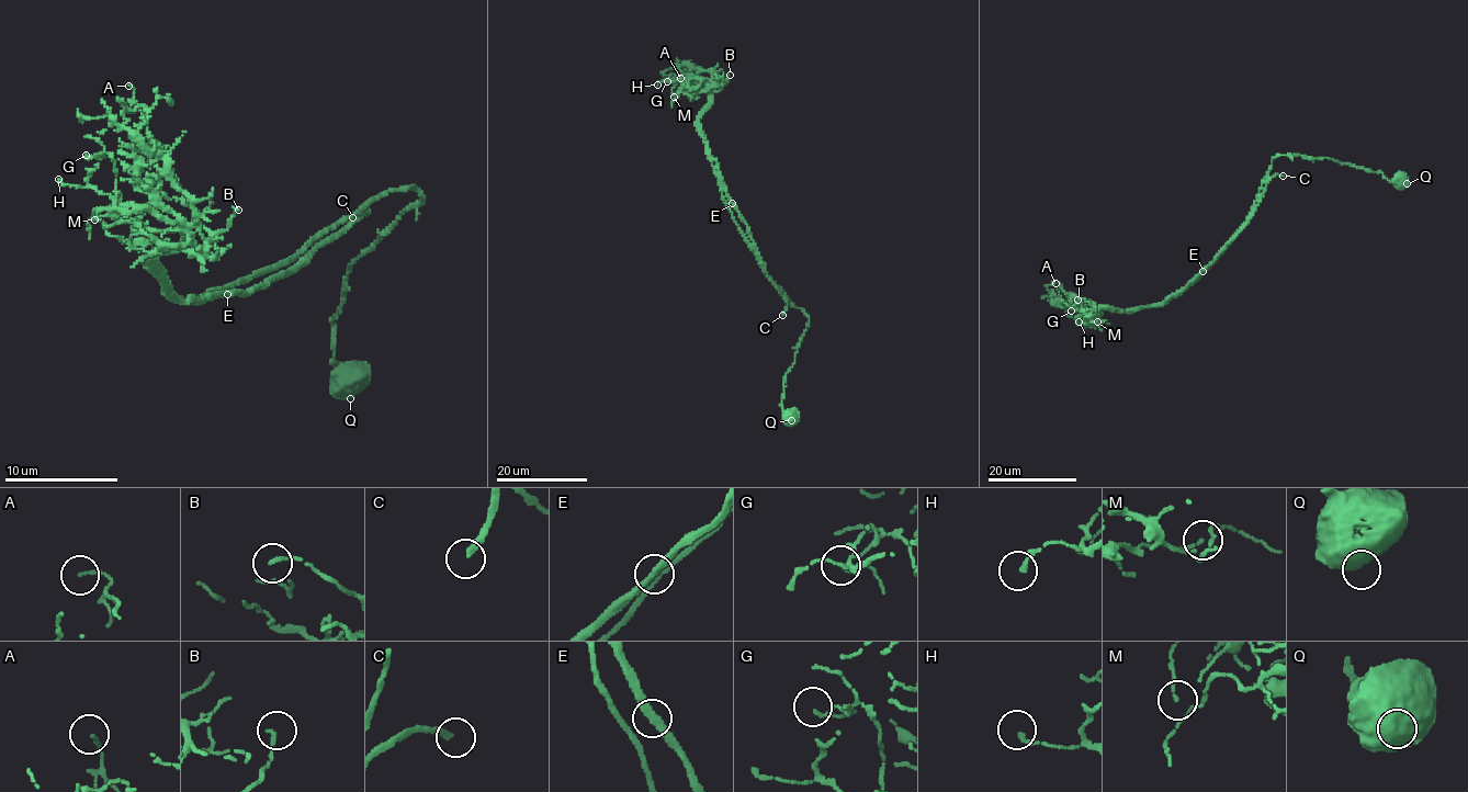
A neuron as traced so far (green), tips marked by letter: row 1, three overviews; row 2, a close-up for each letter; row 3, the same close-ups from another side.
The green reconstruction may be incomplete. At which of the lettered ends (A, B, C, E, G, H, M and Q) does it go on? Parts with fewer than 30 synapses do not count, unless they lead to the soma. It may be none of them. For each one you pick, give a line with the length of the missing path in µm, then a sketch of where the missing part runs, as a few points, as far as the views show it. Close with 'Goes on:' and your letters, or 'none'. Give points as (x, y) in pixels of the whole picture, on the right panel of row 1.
C: Missing length about 35 µm. Course of what is missing: (1283, 176), (1347, 187), (1356, 198), (1366, 182), (1367, 168)
Goes on: C

